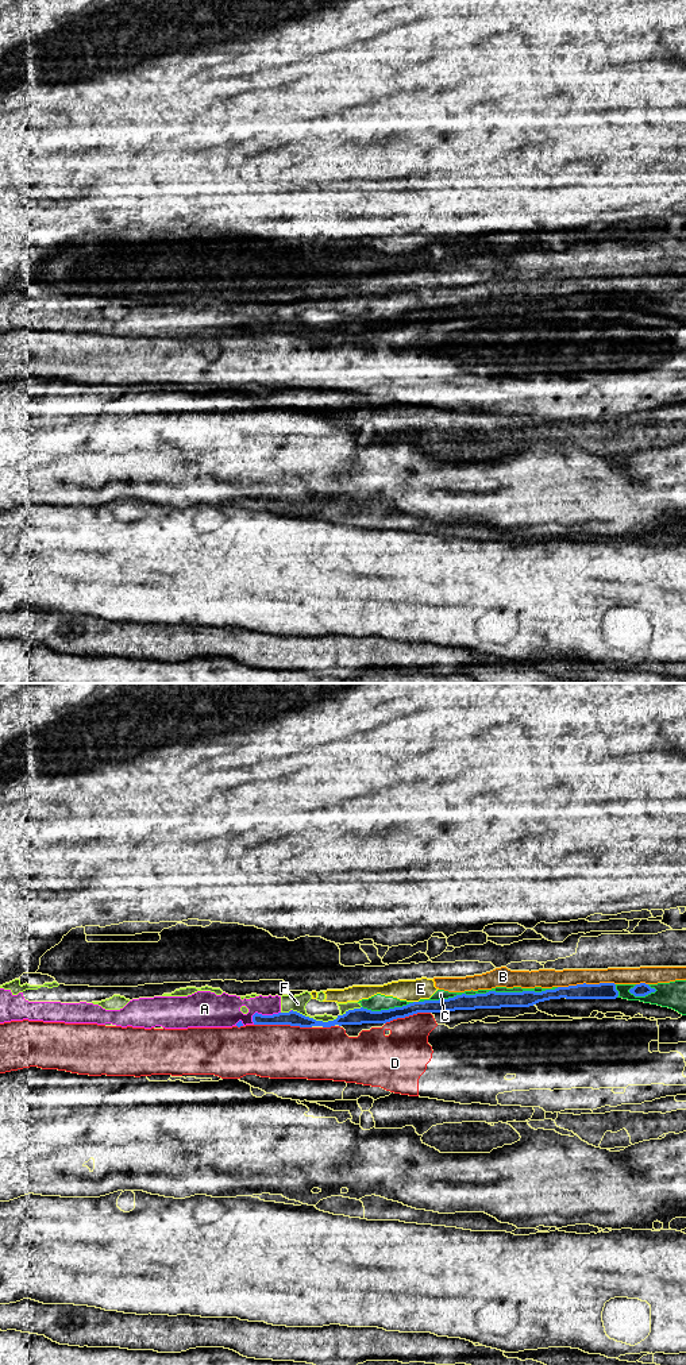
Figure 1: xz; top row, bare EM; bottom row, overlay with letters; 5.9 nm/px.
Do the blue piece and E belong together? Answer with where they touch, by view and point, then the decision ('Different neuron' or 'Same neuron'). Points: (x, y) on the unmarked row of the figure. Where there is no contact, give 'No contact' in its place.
Touches blue at xz (416, 311). Different neuron

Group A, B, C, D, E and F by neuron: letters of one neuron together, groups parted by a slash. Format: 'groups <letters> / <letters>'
groups A B C E F / D

